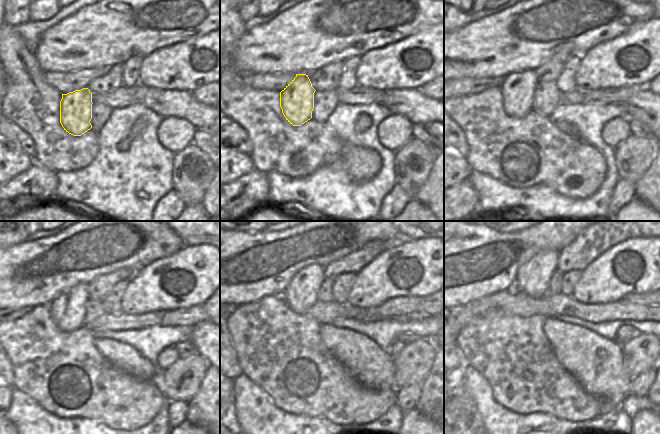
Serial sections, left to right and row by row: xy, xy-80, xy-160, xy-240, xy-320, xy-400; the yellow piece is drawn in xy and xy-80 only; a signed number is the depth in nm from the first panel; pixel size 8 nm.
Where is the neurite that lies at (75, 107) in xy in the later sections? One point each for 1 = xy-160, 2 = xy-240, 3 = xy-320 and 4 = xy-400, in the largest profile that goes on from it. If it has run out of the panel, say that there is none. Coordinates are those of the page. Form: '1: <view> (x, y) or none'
1: xy-160 (517, 88)
2: xy-240 (67, 310)
3: xy-320 (299, 302)
4: xy-400 (527, 293)

